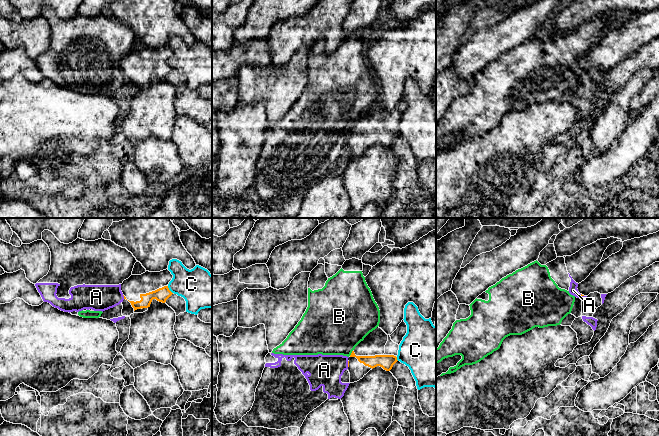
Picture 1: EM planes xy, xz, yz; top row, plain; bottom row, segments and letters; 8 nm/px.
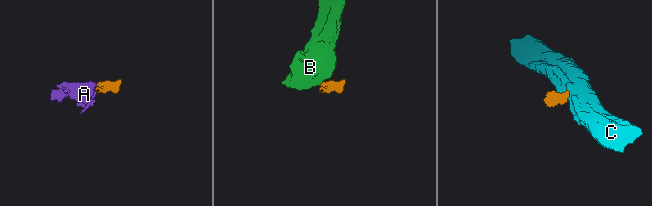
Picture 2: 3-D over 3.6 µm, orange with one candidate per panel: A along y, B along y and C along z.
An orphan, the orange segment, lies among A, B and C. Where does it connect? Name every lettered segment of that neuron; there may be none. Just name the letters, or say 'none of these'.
none of these

